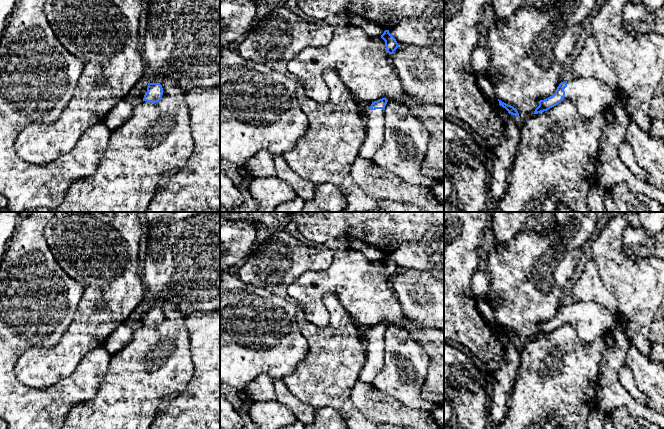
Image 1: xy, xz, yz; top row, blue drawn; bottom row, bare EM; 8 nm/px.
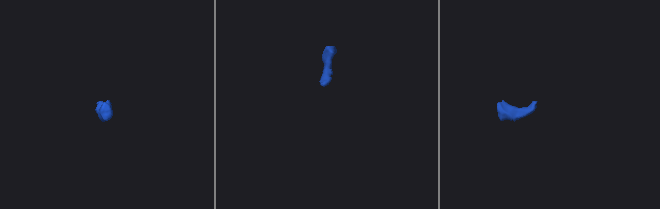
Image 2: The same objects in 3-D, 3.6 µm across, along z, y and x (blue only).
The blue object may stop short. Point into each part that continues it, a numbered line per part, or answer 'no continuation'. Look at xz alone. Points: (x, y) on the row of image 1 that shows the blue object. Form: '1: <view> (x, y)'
1: xz (374, 120)

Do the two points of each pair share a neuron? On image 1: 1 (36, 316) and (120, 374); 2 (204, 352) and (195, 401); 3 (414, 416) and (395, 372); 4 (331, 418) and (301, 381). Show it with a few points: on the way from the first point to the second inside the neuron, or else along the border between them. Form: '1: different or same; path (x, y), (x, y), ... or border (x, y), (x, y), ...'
1: different; border (106, 371), (101, 382)
2: same; path (204, 364), (204, 389)
3: different; border (390, 395), (407, 406), (423, 408), (429, 412)
4: different; border (317, 408), (330, 406), (343, 417)

